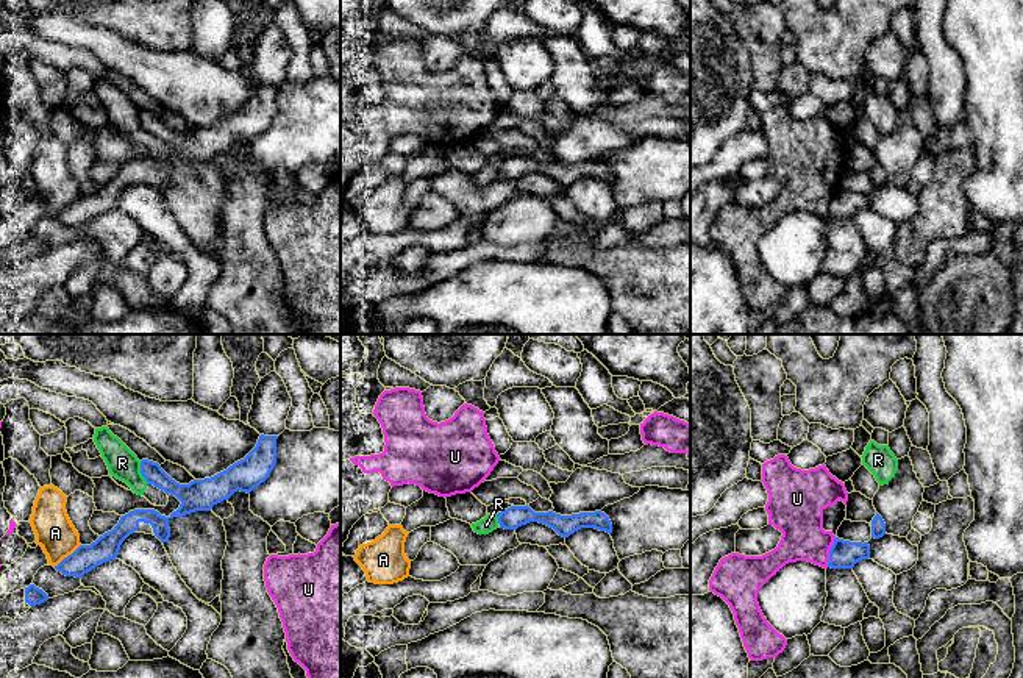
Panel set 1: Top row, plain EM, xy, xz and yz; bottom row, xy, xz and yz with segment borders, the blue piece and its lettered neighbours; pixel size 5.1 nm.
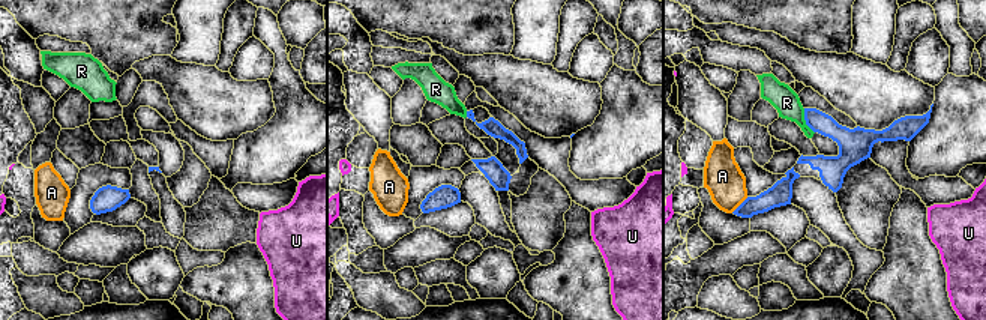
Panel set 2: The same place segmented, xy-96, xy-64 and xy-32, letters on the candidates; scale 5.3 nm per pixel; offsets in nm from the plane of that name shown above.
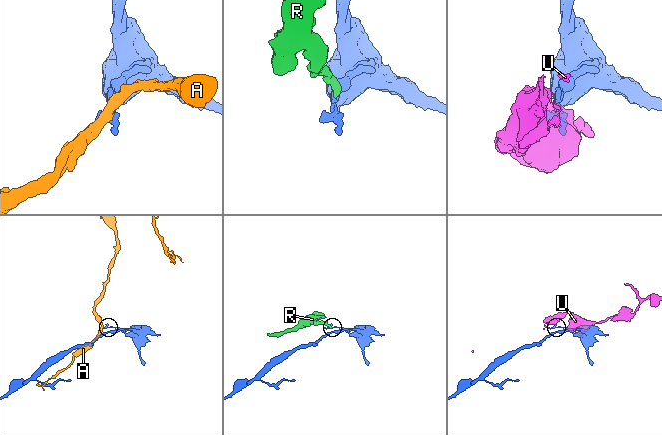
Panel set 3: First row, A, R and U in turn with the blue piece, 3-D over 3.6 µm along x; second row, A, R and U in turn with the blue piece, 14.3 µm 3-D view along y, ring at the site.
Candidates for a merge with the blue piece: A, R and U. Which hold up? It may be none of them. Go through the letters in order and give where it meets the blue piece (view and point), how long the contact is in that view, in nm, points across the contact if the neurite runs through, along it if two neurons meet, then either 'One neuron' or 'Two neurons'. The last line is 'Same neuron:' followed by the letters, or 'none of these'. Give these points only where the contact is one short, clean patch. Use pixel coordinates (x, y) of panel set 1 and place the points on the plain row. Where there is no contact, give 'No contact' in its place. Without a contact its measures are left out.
A: Touches blue at xy (67, 206). Shared border 180 nm. Boundary: xy (80, 194), (53, 216). Two neurons
R: Touches blue at xy (141, 122). Shared border 130 nm. Boundary: xy (139, 111), (139, 121), (149, 133). Two neurons
U: Touches blue at yz (830, 202). Shared border 160 nm. Two neurons
Same neuron: none of these

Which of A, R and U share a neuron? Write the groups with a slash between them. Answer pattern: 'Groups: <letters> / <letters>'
Groups: A / R / U

